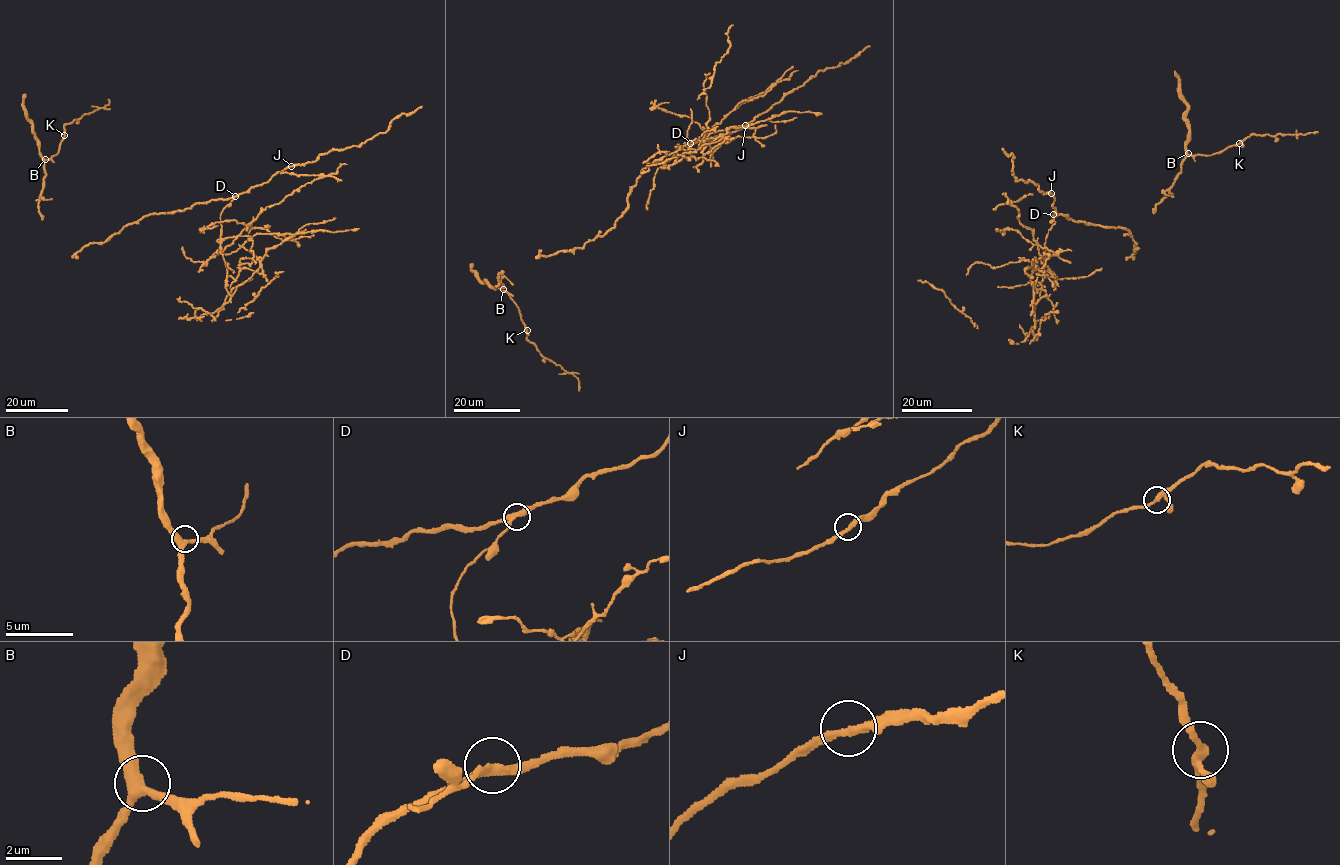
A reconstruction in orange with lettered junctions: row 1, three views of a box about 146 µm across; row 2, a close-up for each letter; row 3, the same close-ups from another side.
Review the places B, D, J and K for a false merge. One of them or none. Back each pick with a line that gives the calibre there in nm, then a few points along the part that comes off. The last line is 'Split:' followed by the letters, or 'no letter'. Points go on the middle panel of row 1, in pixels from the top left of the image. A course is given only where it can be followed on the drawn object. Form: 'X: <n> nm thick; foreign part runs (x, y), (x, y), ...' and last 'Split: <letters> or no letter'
D: 280 nm thick
Split: D

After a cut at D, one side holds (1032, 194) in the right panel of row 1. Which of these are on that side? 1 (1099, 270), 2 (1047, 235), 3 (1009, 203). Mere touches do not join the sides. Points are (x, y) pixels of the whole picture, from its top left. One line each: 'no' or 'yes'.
1: yes
2: yes
3: yes

